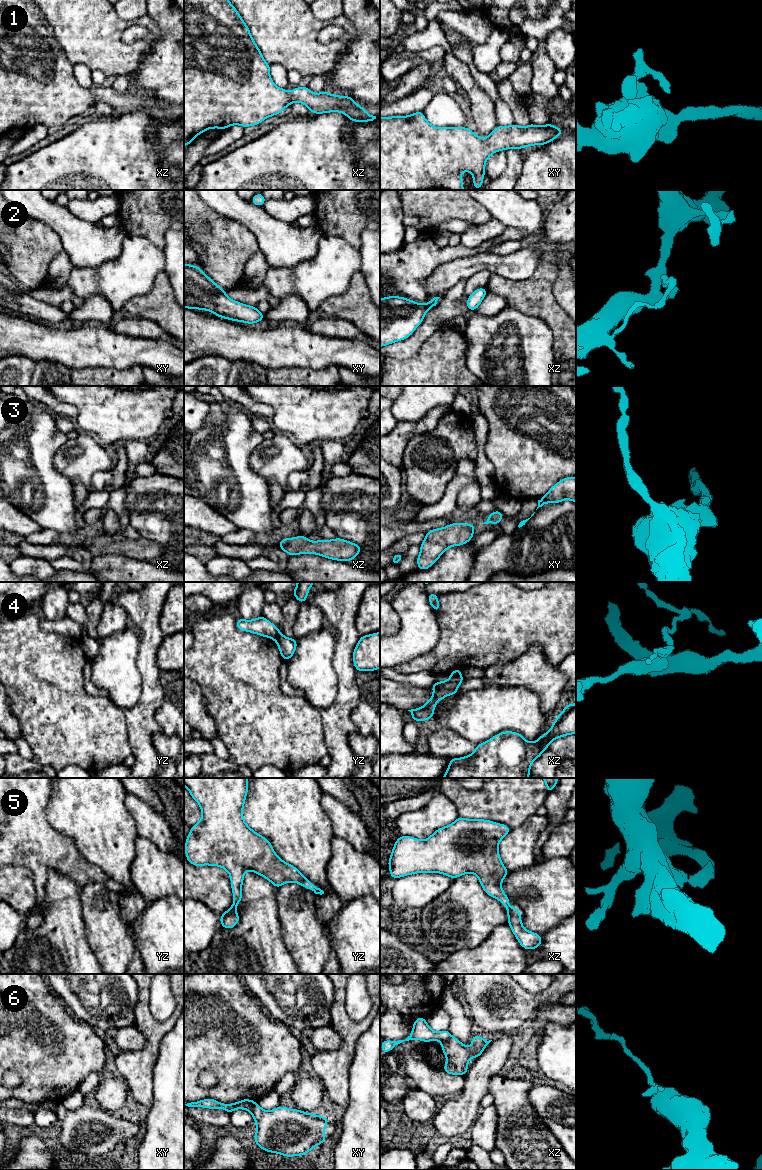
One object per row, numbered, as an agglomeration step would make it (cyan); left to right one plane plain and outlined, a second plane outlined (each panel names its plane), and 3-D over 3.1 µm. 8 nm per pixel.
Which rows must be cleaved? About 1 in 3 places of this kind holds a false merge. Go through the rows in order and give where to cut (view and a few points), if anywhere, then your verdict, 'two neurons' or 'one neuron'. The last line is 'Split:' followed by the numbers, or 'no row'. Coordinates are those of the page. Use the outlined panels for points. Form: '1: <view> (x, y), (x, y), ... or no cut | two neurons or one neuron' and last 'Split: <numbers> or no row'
1: no cut | one neuron
2: no cut | one neuron
3: no cut | one neuron
4: yz (279, 632), (275, 639) | two neurons
5: no cut | one neuron
6: xz (451, 1036), (441, 1043) | two neurons
Split: 4, 6

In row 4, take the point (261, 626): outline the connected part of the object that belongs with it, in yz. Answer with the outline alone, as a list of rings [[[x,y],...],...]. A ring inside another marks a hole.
[[[262,615],[254,620],[244,620],[238,617],[236,627],[241,631],[254,633],[273,640],[276,640],[280,633],[279,628]]]

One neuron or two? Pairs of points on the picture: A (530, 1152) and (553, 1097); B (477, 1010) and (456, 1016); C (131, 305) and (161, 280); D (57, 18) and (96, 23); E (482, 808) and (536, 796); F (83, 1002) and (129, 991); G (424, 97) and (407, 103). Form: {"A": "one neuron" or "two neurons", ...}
{"A": "two neurons", "B": "two neurons", "C": "one neuron", "D": "one neuron", "E": "one neuron", "F": "one neuron", "G": "one neuron"}

